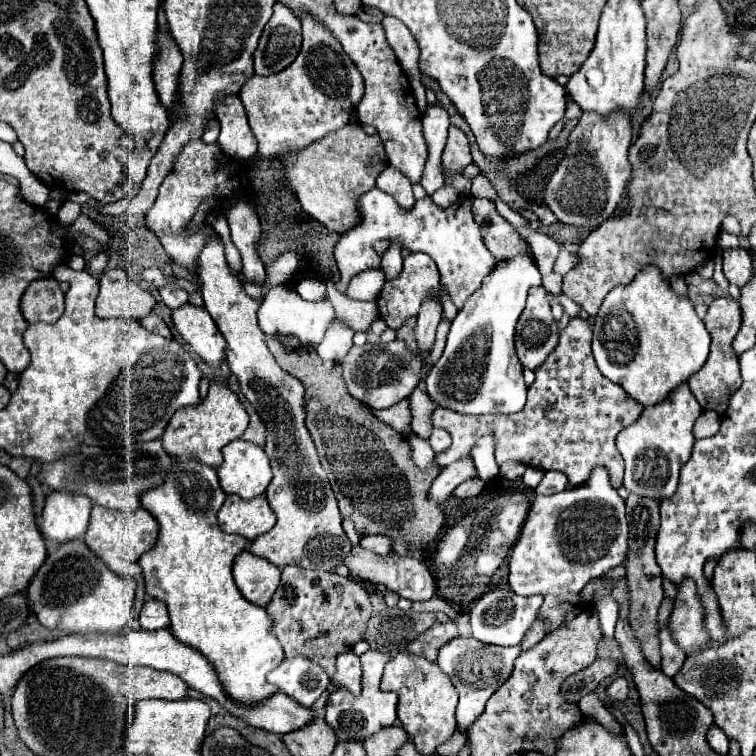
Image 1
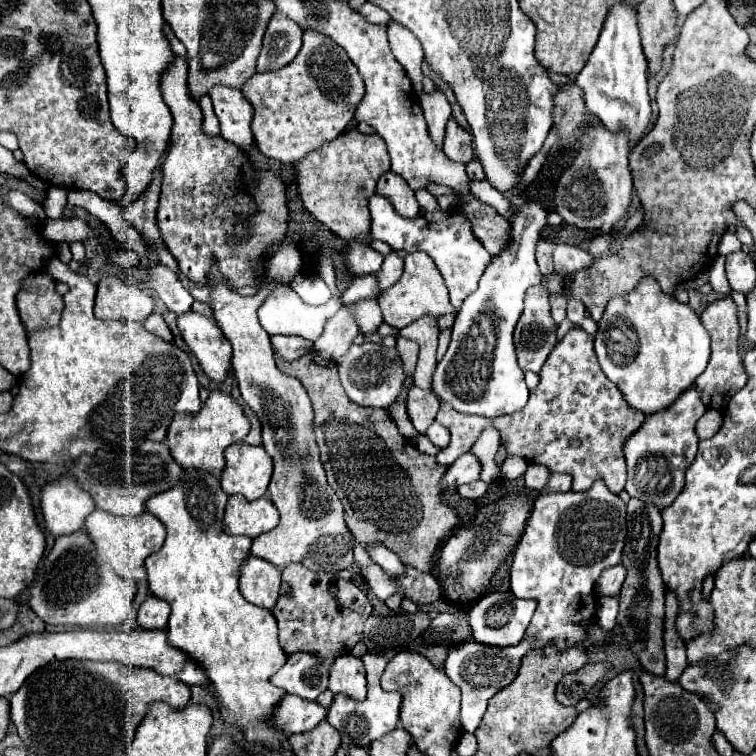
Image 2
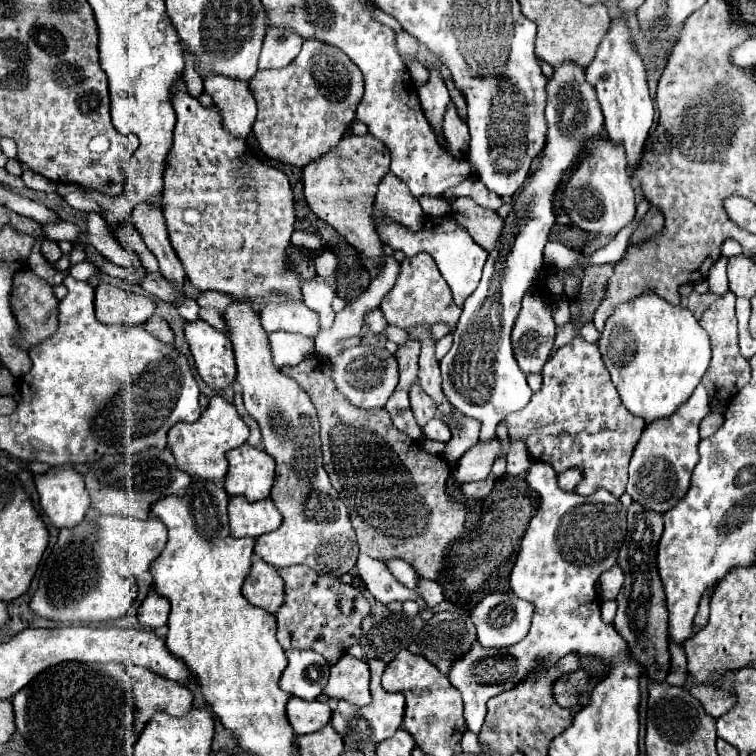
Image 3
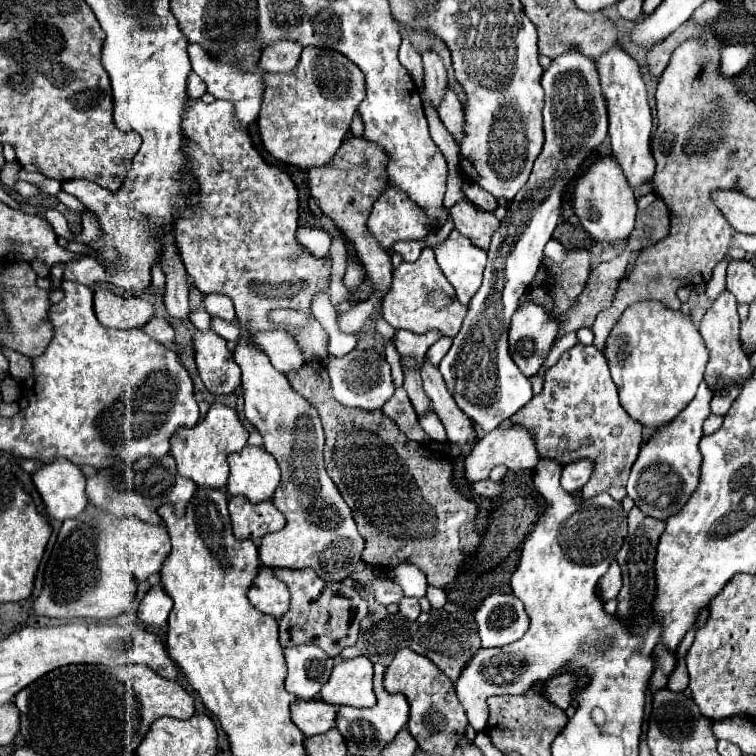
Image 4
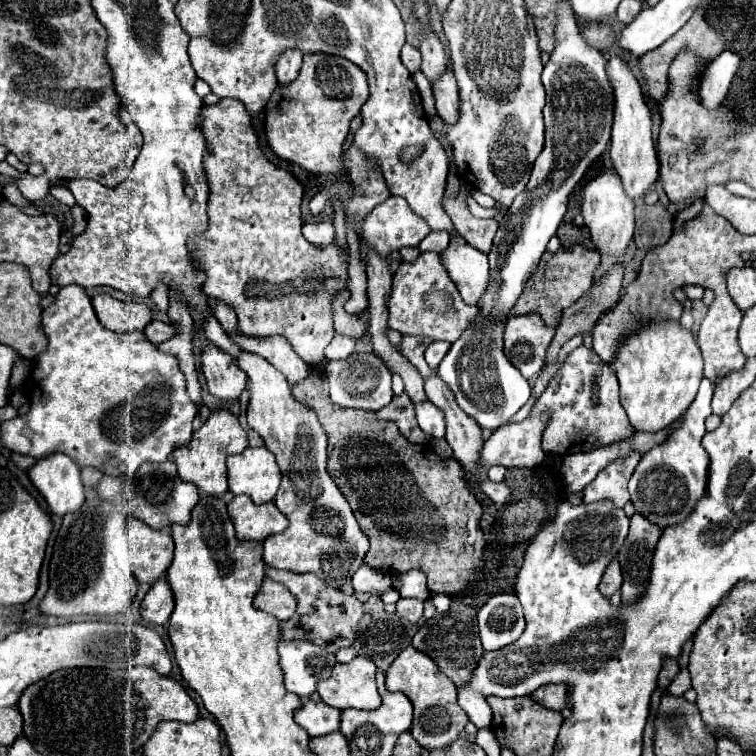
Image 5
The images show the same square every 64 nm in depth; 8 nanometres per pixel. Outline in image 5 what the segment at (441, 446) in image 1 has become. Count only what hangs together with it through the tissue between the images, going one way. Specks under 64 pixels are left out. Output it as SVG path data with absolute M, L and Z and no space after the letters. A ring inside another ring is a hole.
M424 402L414 406L416 408L416 418L418 418L418 426L432 438L440 440L444 438L444 414L432 404L432 402Z

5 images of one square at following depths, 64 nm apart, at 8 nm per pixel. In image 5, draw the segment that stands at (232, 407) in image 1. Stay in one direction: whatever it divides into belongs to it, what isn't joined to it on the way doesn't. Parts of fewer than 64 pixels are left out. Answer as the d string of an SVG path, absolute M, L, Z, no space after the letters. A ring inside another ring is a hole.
M216 408L216 410L210 412L210 416L202 424L202 428L192 432L190 444L184 444L182 448L176 448L172 452L172 456L174 456L174 462L178 466L178 476L182 476L184 482L196 484L206 494L224 496L226 490L228 490L226 458L230 454L240 454L246 446L248 446L248 434L240 426L238 418L226 408Z

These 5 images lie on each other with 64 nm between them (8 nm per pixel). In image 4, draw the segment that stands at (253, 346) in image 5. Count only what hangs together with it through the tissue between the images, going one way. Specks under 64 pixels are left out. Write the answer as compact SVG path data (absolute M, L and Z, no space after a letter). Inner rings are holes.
M210 316L210 324L212 324L212 330L216 334L220 334L222 338L226 338L228 342L236 344L238 338L240 338L240 332L238 332L238 324L236 322L228 322L220 316ZM286 330L256 332L252 342L268 354L272 366L282 374L298 370L304 364L302 352L298 352L298 342Z

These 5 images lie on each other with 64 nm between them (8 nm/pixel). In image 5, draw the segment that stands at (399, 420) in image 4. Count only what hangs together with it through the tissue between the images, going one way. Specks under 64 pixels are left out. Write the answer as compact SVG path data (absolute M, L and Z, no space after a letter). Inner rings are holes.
M406 394L394 396L388 406L378 410L378 418L382 420L392 420L398 424L400 432L410 440L410 442L426 442L426 434L418 428L414 420L414 406Z

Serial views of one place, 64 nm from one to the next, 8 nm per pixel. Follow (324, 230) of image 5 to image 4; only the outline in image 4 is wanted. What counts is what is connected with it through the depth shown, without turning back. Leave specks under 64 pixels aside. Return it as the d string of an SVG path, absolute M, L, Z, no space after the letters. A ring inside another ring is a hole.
M298 228L296 232L298 242L316 258L322 258L328 254L330 248L330 234L318 228Z

